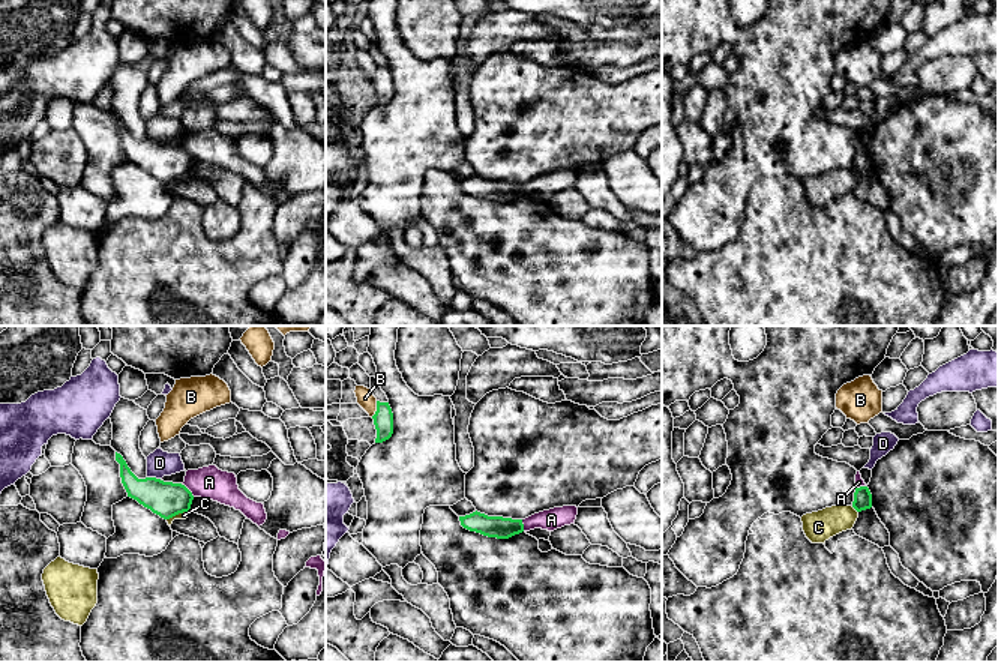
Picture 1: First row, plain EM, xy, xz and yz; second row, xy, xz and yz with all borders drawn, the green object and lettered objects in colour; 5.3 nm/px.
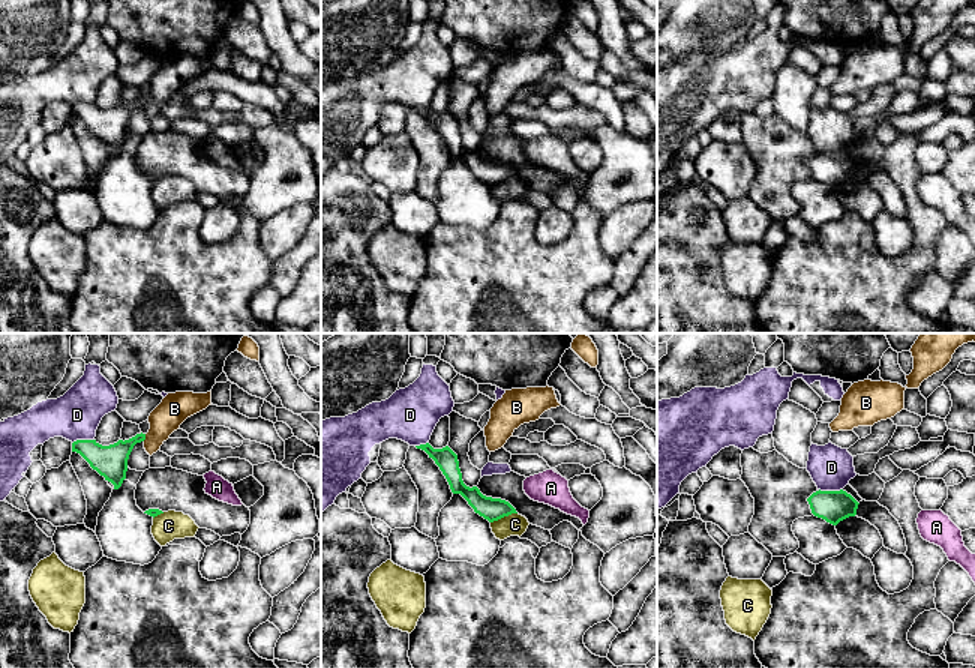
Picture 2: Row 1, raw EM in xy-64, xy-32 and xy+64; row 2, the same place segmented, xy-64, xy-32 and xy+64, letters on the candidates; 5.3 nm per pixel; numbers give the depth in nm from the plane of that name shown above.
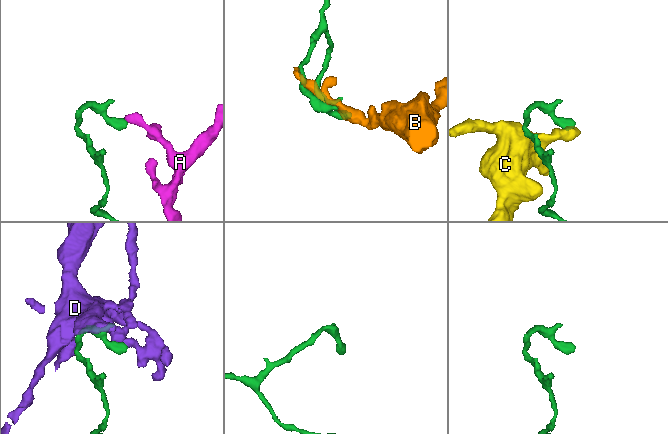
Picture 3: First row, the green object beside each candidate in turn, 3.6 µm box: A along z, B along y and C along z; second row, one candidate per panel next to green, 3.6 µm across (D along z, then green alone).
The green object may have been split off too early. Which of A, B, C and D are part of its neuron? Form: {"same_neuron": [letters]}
{"same_neuron": []}

